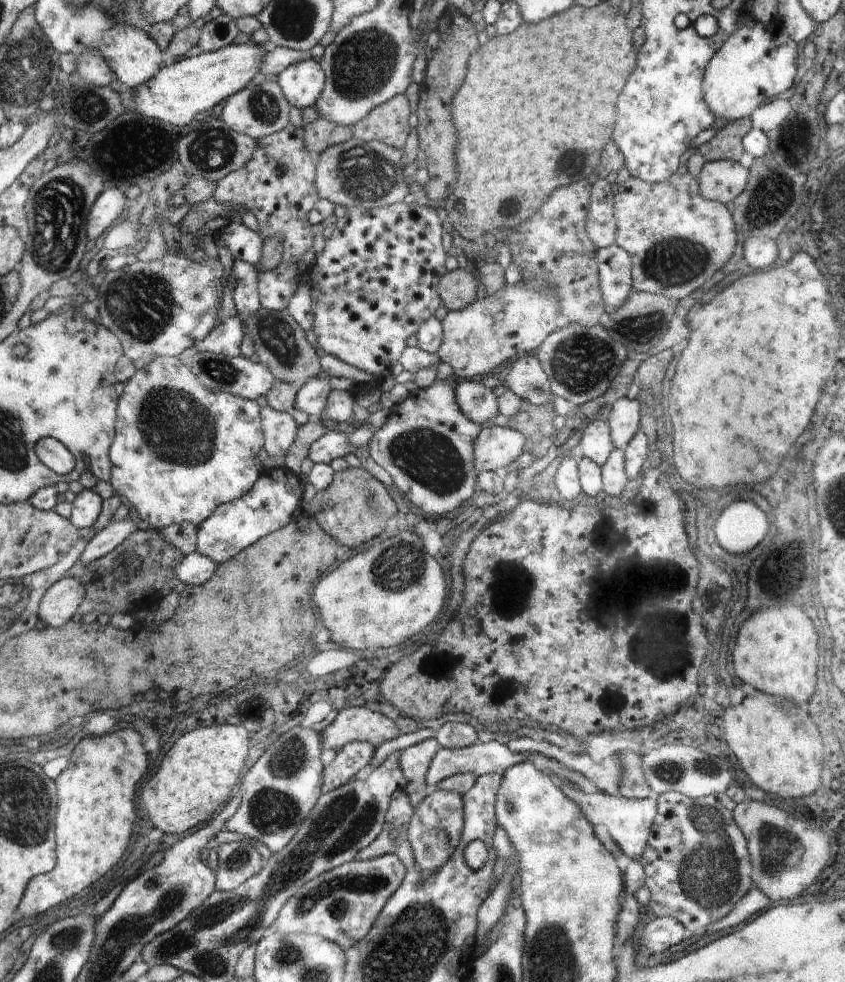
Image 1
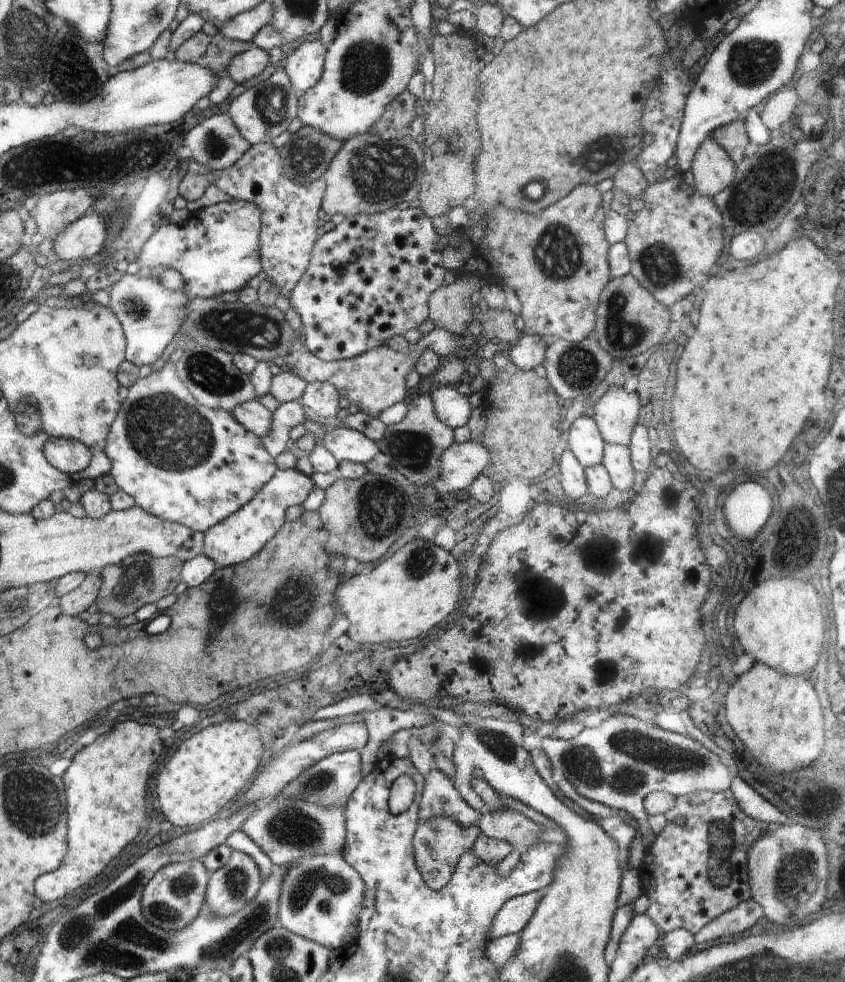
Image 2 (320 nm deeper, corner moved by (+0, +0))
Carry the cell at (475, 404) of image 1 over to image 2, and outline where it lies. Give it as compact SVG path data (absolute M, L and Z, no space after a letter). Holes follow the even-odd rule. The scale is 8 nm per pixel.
M457 385L435 386L430 391L438 420L450 429L465 426L473 412L468 396L460 394Z

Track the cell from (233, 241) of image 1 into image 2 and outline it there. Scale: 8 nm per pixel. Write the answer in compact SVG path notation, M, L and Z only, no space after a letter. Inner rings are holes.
M229 199L217 204L202 208L190 216L188 226L178 226L172 222L160 226L142 246L137 262L141 267L160 268L168 266L178 271L184 279L183 290L189 295L190 300L194 298L216 299L227 292L238 292L244 289L246 282L252 280L260 270L260 208L253 203Z

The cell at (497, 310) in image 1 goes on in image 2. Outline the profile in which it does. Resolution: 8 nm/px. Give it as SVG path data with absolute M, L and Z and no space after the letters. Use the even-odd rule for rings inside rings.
M435 328L429 334L422 335L413 346L410 345L404 352L396 352L392 348L380 346L376 350L370 350L348 360L325 361L317 358L309 348L294 349L285 358L286 364L294 370L294 373L307 384L310 382L328 382L340 392L341 398L346 398L350 405L355 404L361 412L377 418L378 414L386 408L390 408L398 402L403 402L407 392L407 375L415 370L415 364L422 352L431 349L438 357L448 356L450 352L458 350L464 336L456 336L444 328Z

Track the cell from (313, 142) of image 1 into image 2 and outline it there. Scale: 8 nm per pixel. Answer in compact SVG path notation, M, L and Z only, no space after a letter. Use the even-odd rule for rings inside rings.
M302 125L297 133L291 135L290 140L279 148L279 155L287 177L300 185L304 185L319 180L320 176L324 175L328 164L342 146L342 141L331 138L320 130Z

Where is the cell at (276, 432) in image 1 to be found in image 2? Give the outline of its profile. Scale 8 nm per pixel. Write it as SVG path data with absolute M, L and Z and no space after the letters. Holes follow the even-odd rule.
M257 399L240 404L234 408L232 414L246 430L256 434L260 439L264 439L266 434L270 434L273 430L273 413L262 406Z

